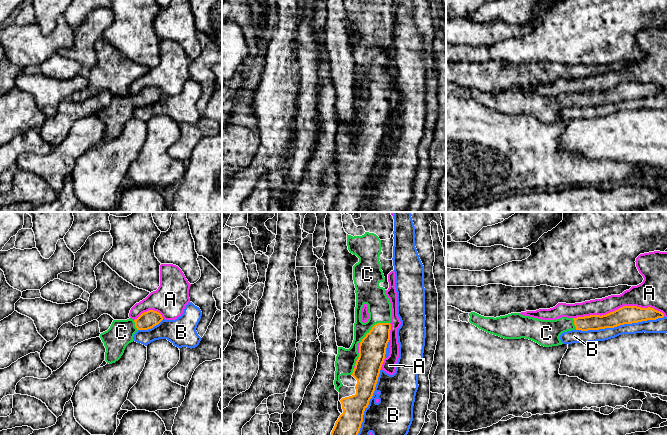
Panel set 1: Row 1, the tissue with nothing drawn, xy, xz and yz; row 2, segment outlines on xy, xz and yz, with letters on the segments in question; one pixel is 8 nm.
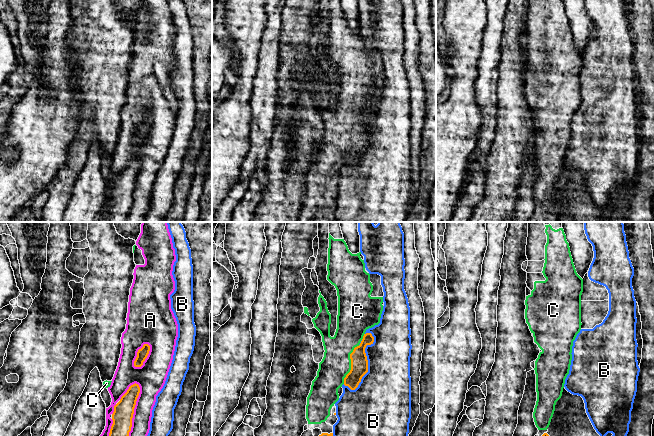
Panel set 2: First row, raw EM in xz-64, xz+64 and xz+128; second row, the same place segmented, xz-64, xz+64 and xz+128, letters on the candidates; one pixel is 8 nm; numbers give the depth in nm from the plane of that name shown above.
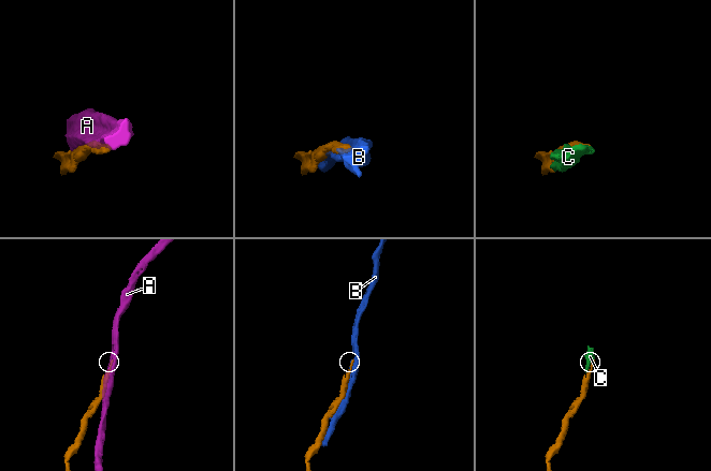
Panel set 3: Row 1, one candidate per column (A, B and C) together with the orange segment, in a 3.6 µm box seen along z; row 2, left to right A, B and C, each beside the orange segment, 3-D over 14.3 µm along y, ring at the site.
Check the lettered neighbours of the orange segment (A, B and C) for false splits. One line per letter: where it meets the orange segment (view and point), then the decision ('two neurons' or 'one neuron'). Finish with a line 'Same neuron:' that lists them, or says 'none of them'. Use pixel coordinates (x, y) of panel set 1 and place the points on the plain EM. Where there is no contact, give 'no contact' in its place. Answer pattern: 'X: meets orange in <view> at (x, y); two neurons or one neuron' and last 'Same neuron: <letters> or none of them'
A: meets orange in yz at (619, 84); two neurons
B: meets orange in yz at (620, 100); two neurons
C: meets orange in xz at (373, 102); one neuron
Same neuron: C

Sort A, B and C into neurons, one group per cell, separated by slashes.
A / B / C

